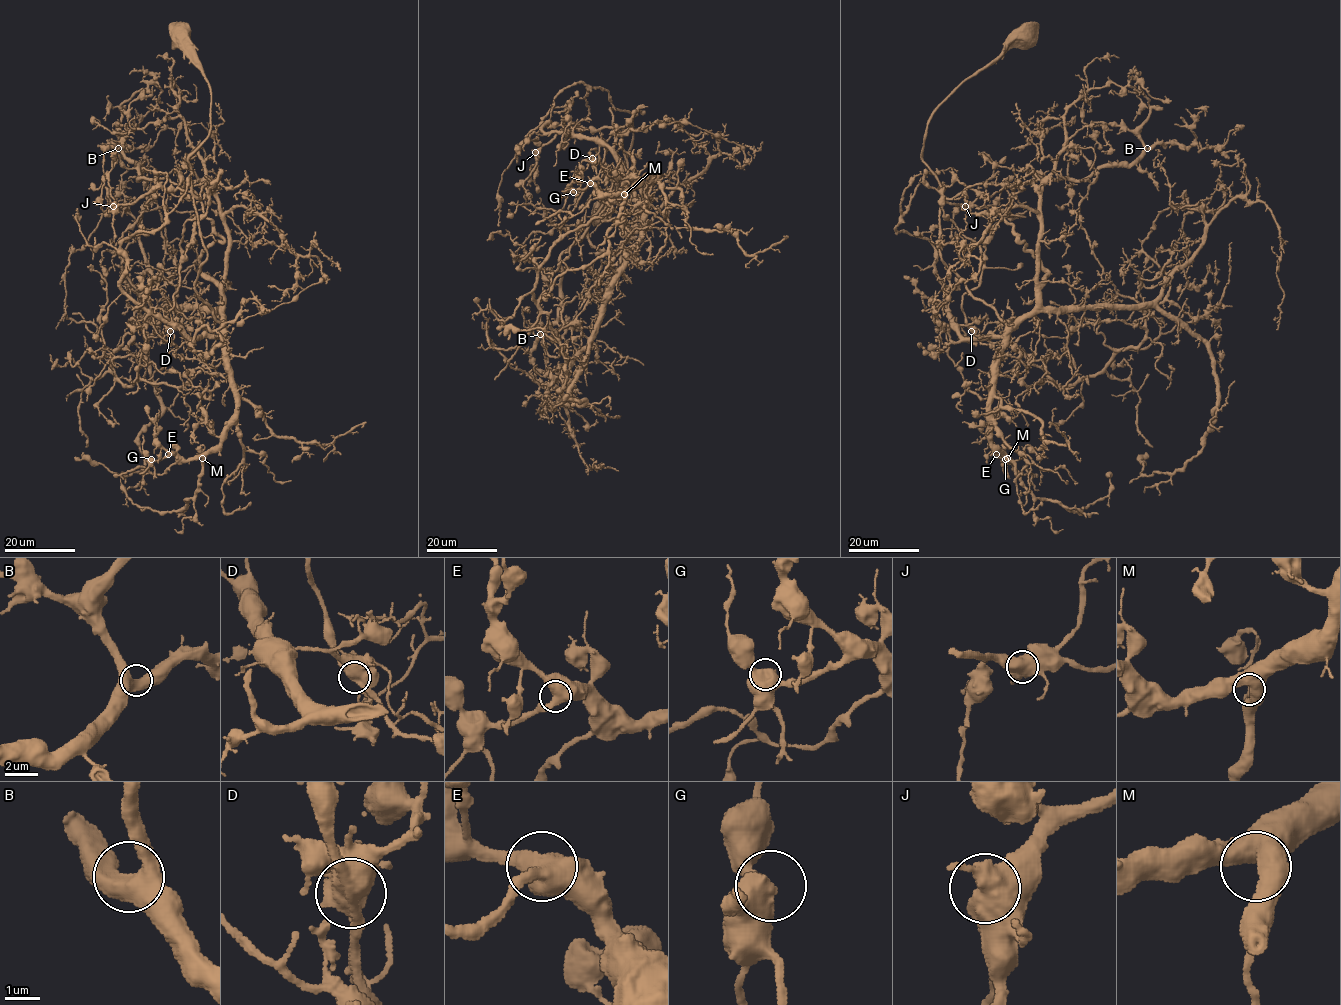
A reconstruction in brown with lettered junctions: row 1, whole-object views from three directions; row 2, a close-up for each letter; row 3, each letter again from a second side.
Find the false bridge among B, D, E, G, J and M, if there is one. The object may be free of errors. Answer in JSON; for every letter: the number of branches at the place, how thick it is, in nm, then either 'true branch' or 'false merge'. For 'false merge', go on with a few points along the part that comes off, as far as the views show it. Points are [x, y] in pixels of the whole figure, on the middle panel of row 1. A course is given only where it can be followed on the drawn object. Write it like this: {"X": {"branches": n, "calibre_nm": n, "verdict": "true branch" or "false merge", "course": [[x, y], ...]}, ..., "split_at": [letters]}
{"B": {"branches": 2, "calibre_nm": 550, "verdict": "true branch"}, "D": {"branches": 2, "calibre_nm": 600, "verdict": "true branch"}, "E": {"branches": 2, "calibre_nm": 600, "verdict": "true branch"}, "G": {"branches": 2, "calibre_nm": 650, "verdict": "true branch"}, "J": {"branches": 2, "calibre_nm": 600, "verdict": "true branch"}, "M": {"branches": 2, "calibre_nm": 600, "verdict": "true branch"}, "split_at": []}

